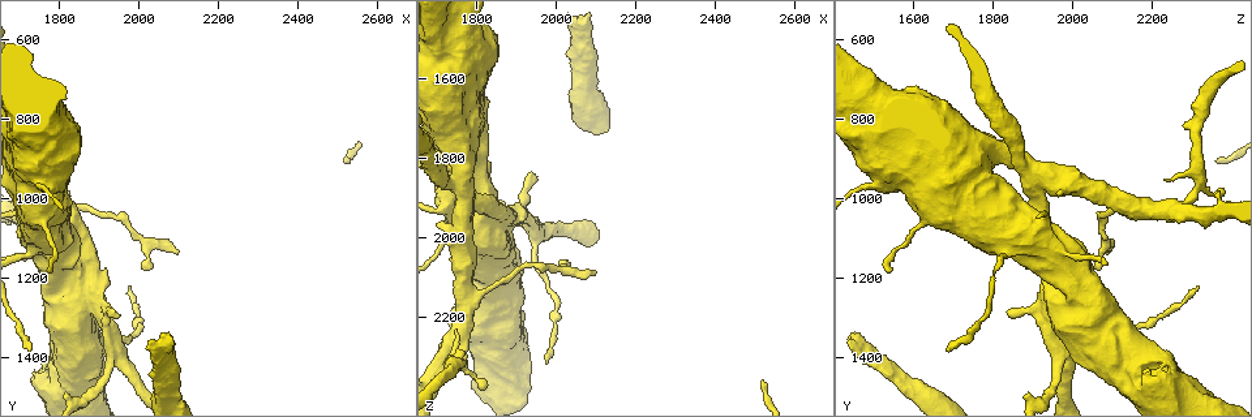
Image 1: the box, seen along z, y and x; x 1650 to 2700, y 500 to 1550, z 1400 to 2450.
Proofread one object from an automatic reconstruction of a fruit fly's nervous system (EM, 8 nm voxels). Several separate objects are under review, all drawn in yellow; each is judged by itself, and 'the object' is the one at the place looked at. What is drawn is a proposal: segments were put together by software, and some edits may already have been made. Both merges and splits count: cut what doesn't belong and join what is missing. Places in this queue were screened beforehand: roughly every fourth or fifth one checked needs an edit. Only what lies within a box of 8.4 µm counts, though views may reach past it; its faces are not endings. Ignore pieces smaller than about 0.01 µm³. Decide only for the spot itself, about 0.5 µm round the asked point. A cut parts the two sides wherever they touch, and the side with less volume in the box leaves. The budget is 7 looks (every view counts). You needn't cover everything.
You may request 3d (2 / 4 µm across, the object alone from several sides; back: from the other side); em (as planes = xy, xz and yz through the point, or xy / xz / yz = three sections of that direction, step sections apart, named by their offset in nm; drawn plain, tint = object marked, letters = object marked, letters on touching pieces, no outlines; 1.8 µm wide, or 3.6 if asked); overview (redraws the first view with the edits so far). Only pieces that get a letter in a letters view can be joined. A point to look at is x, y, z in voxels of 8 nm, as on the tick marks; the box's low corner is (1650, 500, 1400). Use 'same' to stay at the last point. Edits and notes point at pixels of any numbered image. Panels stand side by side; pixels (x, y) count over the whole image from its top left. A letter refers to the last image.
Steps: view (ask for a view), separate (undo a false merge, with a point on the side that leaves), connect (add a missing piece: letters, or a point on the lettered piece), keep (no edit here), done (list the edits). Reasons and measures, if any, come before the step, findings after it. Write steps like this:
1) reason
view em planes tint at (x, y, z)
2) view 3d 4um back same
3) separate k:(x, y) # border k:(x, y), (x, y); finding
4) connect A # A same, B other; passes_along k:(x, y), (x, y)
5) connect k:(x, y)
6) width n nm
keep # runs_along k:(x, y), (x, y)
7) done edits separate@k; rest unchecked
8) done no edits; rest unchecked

sudden change in width
view em 3.6um planes letters at (1775, 1485, 2185)

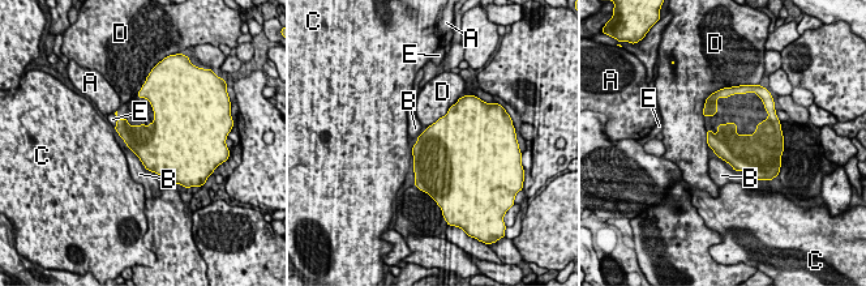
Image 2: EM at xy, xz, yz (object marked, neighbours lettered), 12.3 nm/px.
keep # A other, B other, C other, D other, E other; border 2:(128, 148), (142, 163); continuous, no second cell

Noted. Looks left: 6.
looks like a crossing
view em 3.6um planes letters at (1940, 1355, 1965)

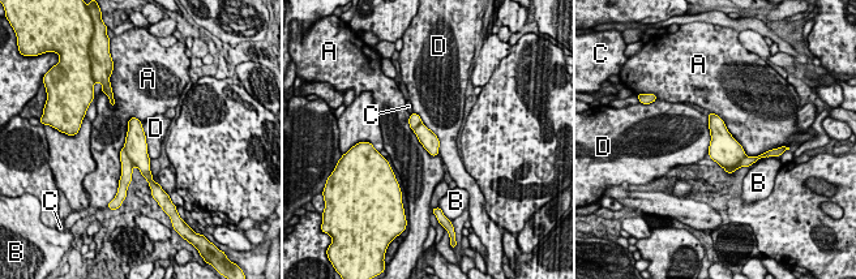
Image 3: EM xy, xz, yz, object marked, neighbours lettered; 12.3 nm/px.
width 220 nm
separate 3:(127, 164) # A other, B other, C other, D other; border 3:(123, 149), (135, 164); two cells meet here

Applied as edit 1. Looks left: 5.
arms part here
view 3d 2um back at (1765, 885, 1845)

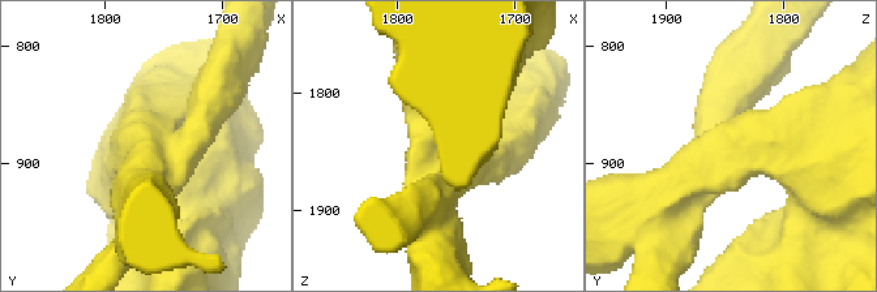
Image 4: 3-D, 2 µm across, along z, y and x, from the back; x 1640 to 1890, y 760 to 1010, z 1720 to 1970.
arms 3; arm_widths 320, 380, 700 nm; shape alone is not enough
view em planes letters at (1768, 886, 1850)

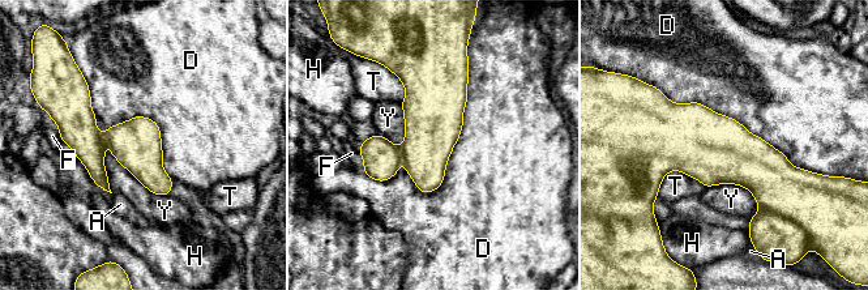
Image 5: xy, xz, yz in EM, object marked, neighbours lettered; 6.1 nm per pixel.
width 320 nm
keep # A other, D other, F other, H other, T other, Y other; border 5:(469, 62), (460, 137), (423, 193); one cell here

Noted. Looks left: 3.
done edits separate@3; rest unchecked

